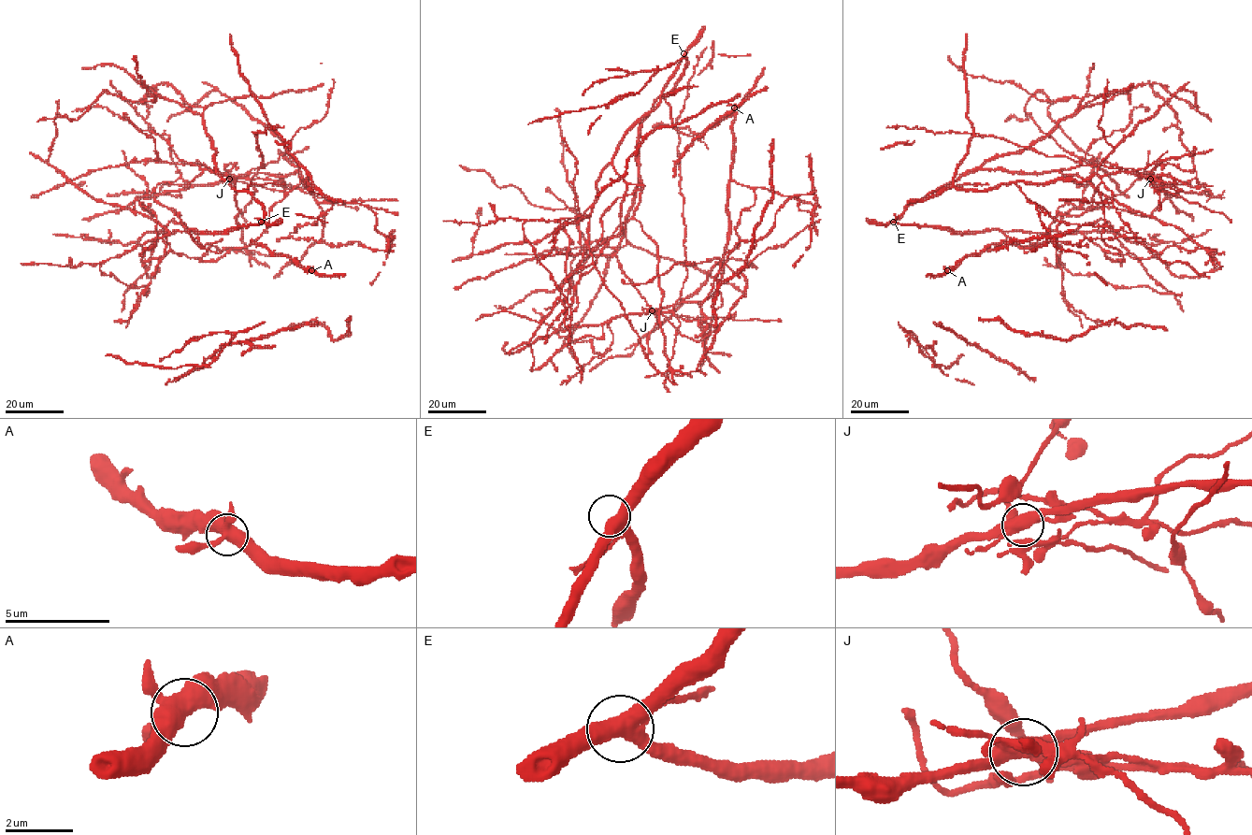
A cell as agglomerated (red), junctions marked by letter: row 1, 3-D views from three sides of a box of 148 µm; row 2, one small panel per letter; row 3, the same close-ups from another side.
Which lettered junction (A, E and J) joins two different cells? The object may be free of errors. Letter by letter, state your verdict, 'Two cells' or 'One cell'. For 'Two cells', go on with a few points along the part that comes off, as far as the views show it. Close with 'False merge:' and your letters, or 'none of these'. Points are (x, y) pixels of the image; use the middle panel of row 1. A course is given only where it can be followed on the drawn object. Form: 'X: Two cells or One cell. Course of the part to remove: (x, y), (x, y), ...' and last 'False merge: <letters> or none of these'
A: One cell
E: One cell
J: Two cells. Course of the part to remove: (652, 311), (672, 312), (686, 321), (721, 317), (737, 321), (780, 320)
False merge: J

